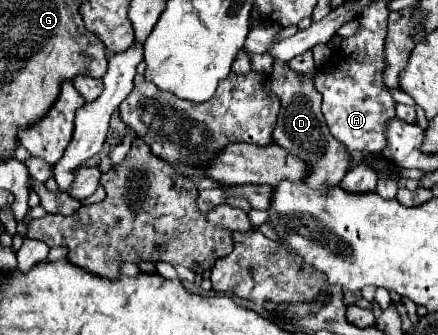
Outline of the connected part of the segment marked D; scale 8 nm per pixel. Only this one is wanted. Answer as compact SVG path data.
M274 61L274 71L270 75L270 83L272 83L272 91L282 101L280 117L278 117L278 123L274 129L274 141L310 165L310 175L306 177L306 183L312 189L320 191L320 189L338 185L342 181L342 177L346 175L346 171L350 169L350 159L348 159L346 147L342 147L342 143L338 143L338 139L334 139L330 135L330 131L322 119L322 111L320 111L322 97L314 89L314 79L302 77L298 73L294 73L292 69L288 69L286 63Z

